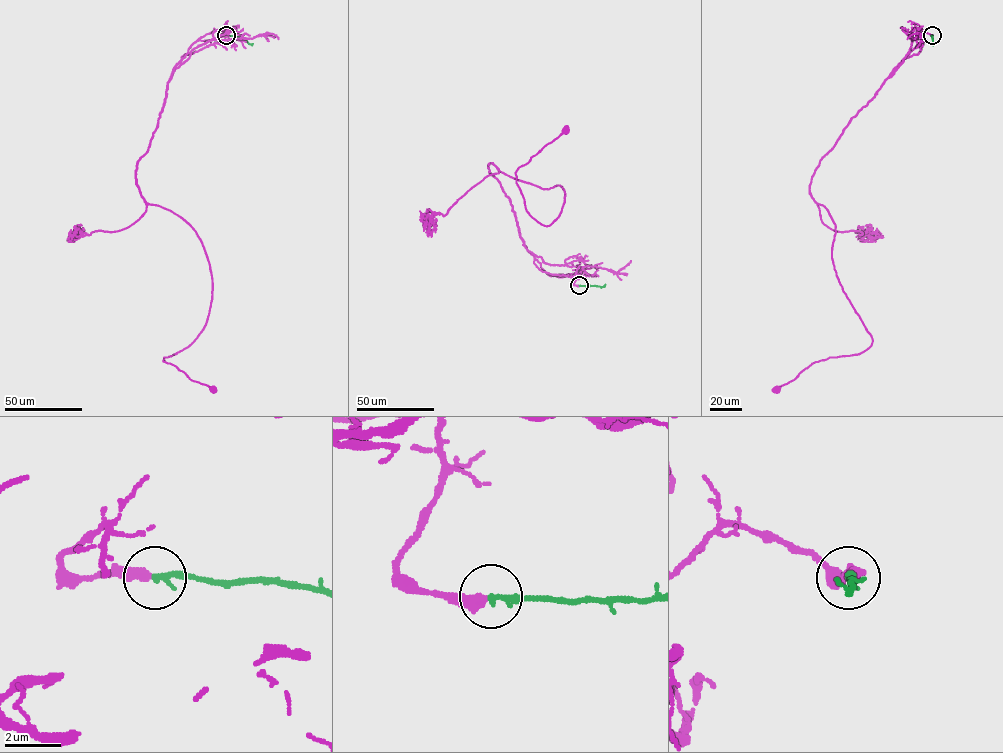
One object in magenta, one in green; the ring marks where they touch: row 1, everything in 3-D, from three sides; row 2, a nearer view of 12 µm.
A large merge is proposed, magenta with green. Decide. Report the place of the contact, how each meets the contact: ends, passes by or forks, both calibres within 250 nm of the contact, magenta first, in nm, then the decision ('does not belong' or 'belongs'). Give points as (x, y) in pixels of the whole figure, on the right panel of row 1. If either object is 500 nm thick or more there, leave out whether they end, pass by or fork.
at (932, 35); magenta ends there; green ends there; 400 nm thick on the magenta side, 240 nm on the other; belongs

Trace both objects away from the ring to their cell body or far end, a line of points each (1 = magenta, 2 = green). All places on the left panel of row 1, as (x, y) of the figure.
1: (226, 35), (173, 69), (136, 176), (203, 247), (207, 322), (163, 361), (213, 390)
2: (226, 35), (240, 36), (253, 43)

